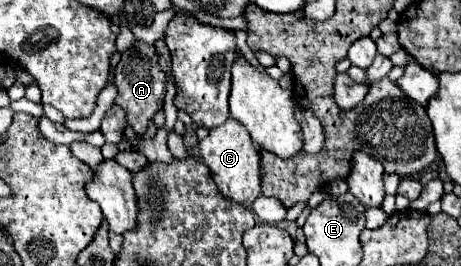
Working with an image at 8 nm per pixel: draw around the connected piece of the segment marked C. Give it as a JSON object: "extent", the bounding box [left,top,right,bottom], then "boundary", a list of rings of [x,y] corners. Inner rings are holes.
{"extent":[199,118,261,204],"boundary":[[[227,118],[223,126],[209,130],[209,134],[199,142],[199,152],[203,162],[209,166],[215,184],[227,198],[239,204],[251,204],[261,196],[261,150],[253,144],[241,122]]]}

